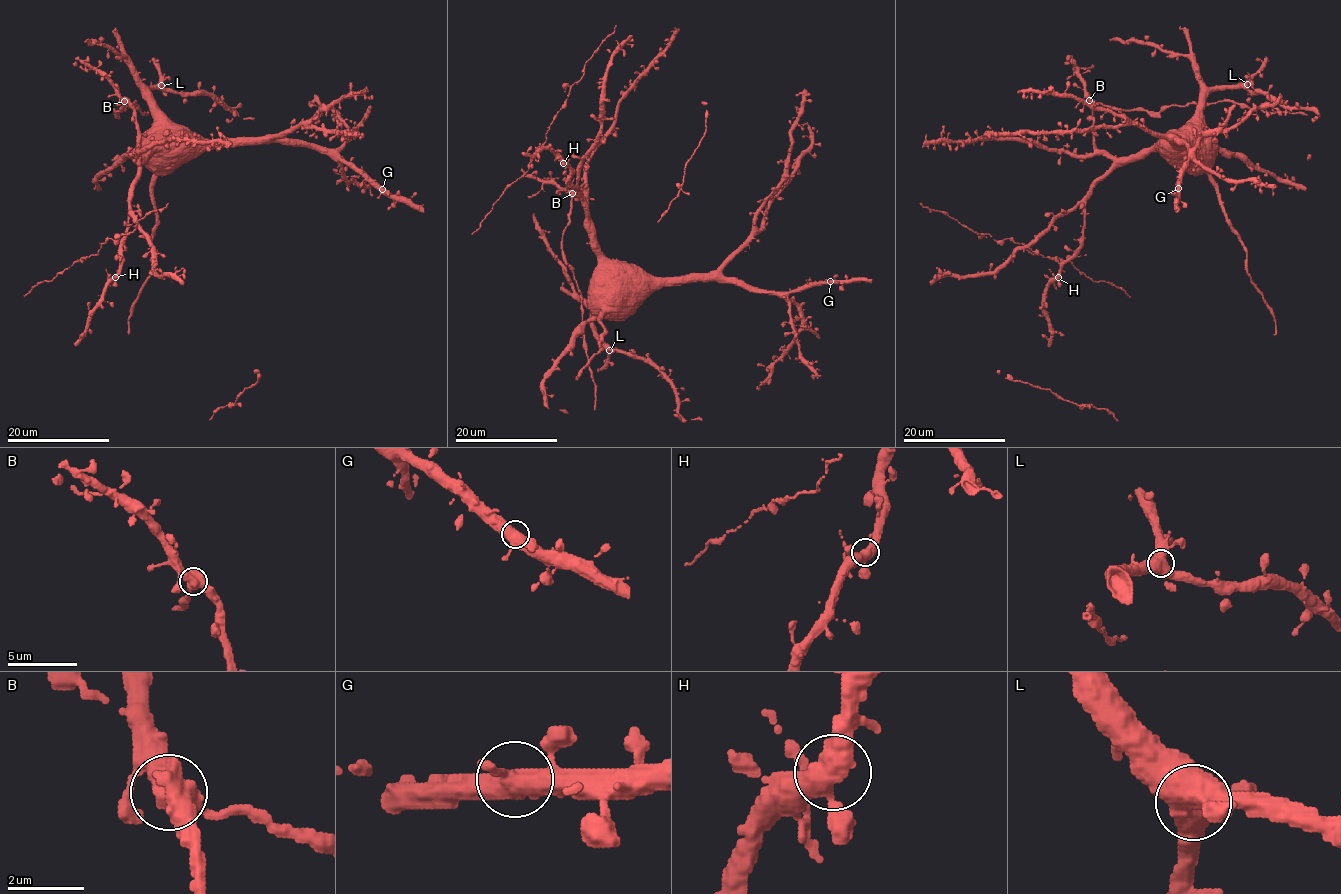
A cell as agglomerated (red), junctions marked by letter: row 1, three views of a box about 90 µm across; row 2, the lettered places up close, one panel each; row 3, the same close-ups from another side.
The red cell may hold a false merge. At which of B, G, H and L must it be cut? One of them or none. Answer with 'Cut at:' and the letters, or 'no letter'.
Cut at: B

